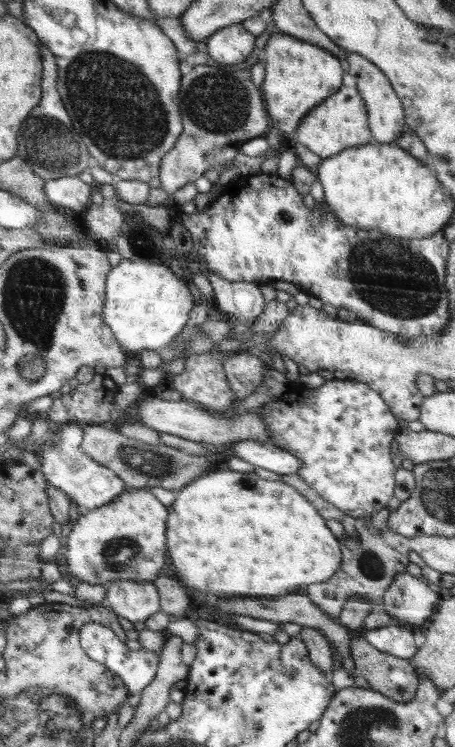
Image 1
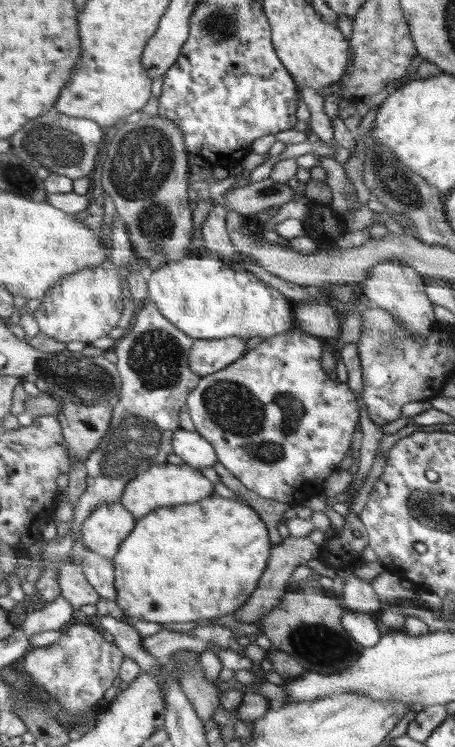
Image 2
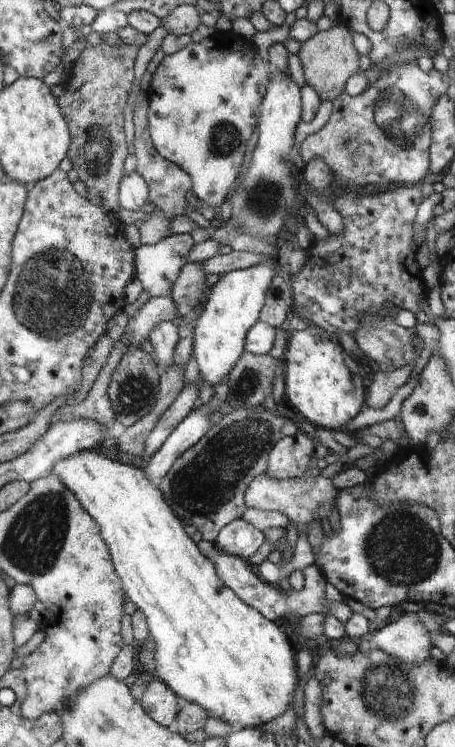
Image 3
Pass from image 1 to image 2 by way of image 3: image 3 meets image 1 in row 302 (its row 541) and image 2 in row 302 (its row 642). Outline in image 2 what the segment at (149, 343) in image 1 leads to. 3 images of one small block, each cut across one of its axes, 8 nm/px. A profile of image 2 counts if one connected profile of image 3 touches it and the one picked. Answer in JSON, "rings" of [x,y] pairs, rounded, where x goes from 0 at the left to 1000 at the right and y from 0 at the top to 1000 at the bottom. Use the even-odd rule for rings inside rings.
{"rings":[[[440,337],[391,349],[369,349],[356,359],[327,364],[321,371],[325,403],[338,406],[382,436],[426,454],[488,454],[525,450],[536,455],[576,450],[585,454],[635,444],[646,426],[633,402],[615,390],[576,378],[565,368],[497,352],[473,340]]]}

